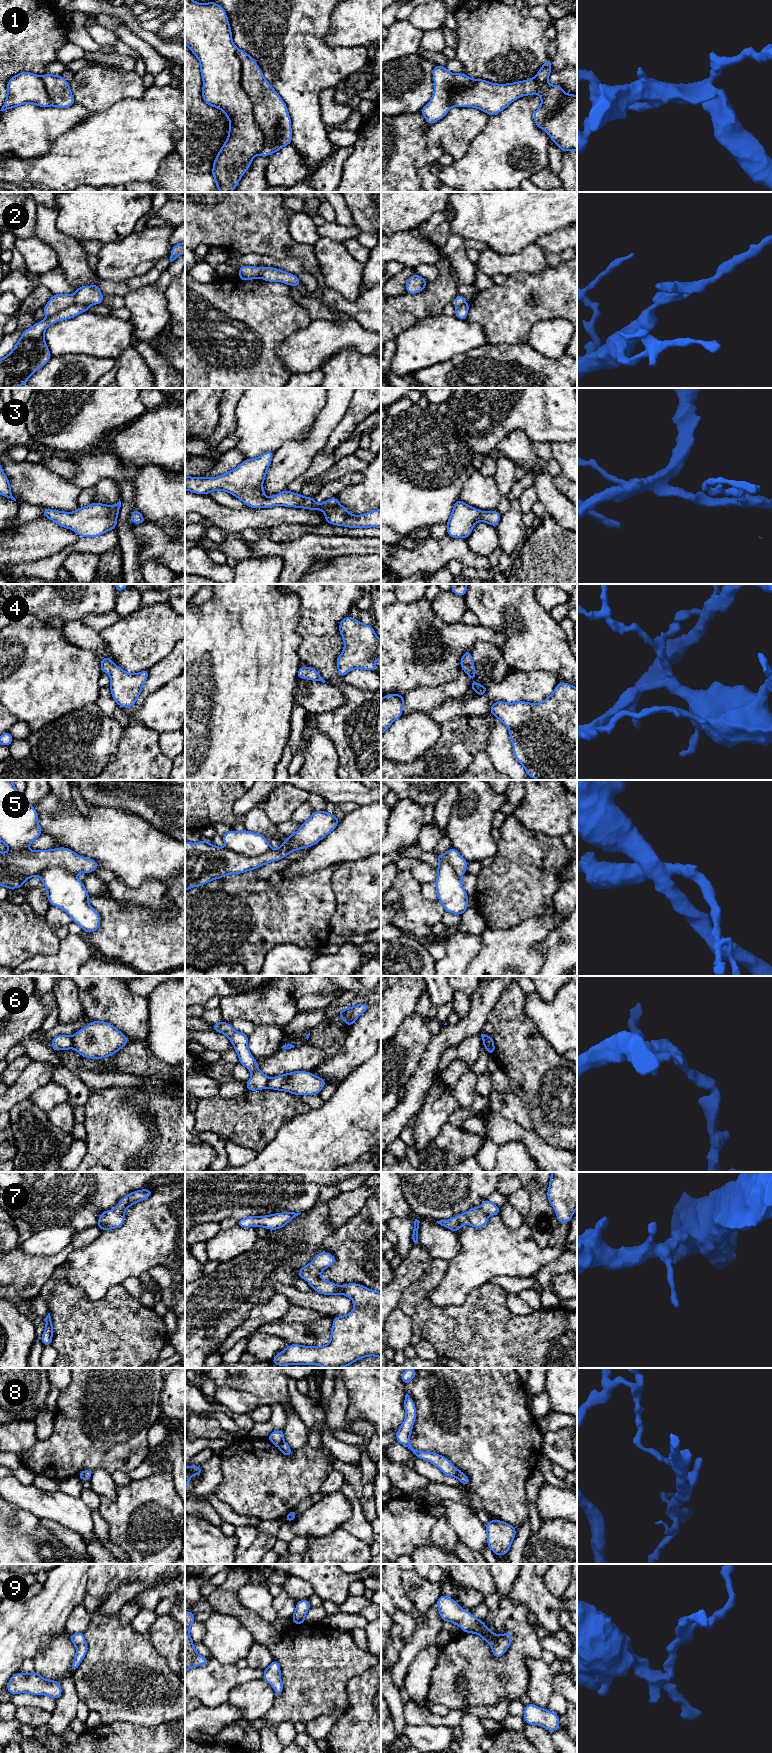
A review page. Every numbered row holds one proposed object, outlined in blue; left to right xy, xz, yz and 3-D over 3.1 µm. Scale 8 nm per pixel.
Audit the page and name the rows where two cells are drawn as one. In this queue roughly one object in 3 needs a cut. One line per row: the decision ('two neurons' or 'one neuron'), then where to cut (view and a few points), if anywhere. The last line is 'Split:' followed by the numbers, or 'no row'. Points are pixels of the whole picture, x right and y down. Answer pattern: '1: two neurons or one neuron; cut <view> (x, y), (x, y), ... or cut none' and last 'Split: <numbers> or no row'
1: two neurons; cut xz (237, 48), (241, 86), (261, 129), (262, 149), (258, 154)
2: two neurons; cut xy (88, 305), (70, 304), (47, 317)
3: one neuron; cut none
4: one neuron; cut none
5: two neurons; cut xz (226, 847), (249, 856), (261, 855), (270, 848)
6: two neurons; cut xy (71, 1037), (73, 1047)
7: one neuron; cut none
8: two neurons; cut xz (283, 1441), (277, 1446)
9: one neuron; cut none
Split: 1, 2, 5, 6, 8

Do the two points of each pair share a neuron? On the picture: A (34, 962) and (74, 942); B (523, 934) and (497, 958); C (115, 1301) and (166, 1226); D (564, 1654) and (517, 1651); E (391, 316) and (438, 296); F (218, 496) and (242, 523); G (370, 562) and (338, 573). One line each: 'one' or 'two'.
A: one
B: one
C: two
D: two
E: one
F: two
G: one

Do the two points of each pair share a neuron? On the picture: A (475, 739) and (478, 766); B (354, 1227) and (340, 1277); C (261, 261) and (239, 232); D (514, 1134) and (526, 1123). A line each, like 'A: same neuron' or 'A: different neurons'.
A: different neurons
B: same neuron
C: different neurons
D: different neurons

